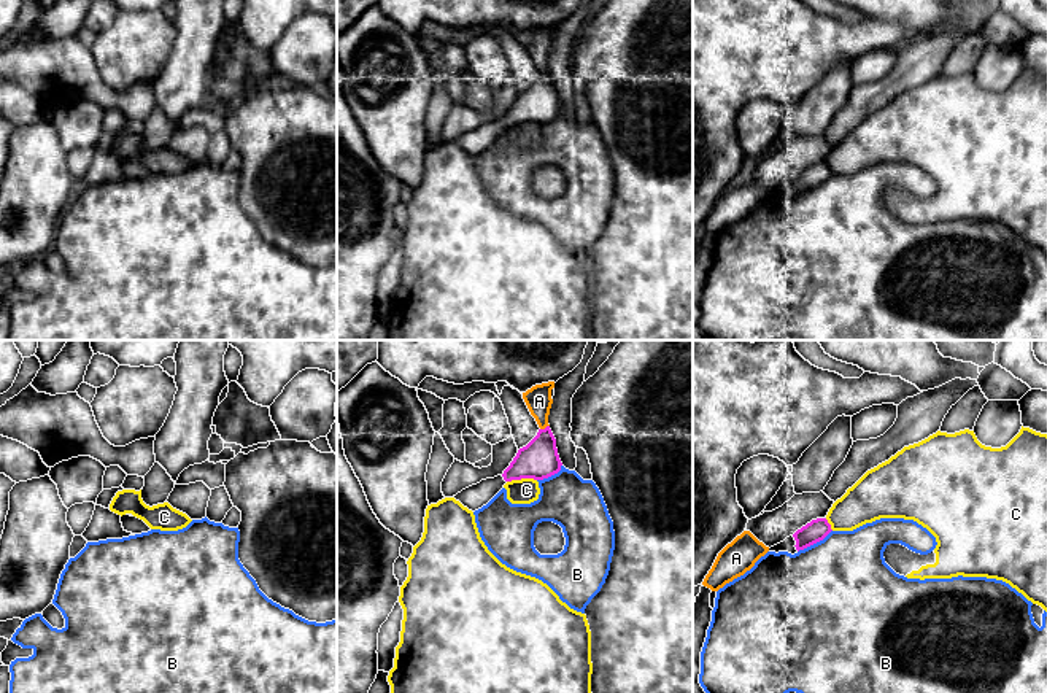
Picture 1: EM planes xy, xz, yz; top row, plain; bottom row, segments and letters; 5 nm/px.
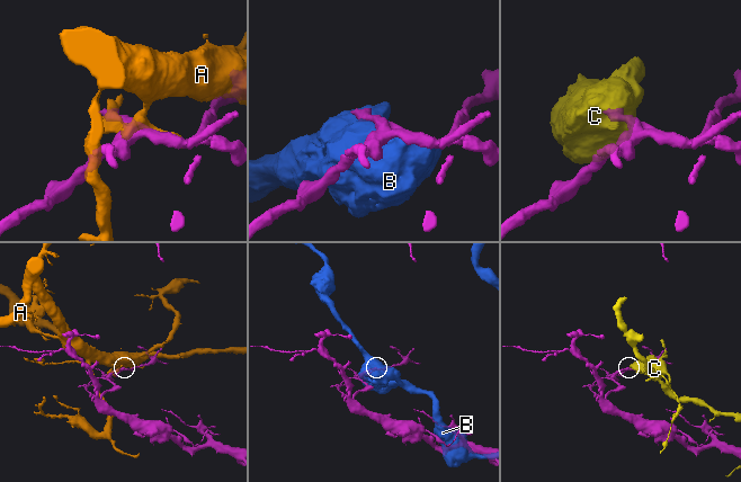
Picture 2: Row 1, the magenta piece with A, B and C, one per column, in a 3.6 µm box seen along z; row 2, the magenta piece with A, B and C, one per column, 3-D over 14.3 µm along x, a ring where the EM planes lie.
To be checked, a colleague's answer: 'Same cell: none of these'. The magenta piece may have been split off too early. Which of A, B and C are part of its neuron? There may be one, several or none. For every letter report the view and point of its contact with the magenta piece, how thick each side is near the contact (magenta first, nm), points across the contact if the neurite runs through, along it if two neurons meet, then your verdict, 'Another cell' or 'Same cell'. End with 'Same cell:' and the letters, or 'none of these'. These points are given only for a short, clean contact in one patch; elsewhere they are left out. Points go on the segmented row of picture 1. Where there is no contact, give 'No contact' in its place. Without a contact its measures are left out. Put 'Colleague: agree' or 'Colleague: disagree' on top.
Colleague: agree
A: Touches magenta at xz (545, 428). Thickness 200 nm (magenta) against 130 nm. Another cell
B: Touches magenta at yz (814, 542). Thickness 110 nm (magenta) against 480 nm. Another cell
C: Touches magenta at xz (521, 477). Thickness 200 nm (magenta) against 130 nm. Boundary: xz (536, 479), (512, 479), (507, 482). Another cell
Same cell: none of these

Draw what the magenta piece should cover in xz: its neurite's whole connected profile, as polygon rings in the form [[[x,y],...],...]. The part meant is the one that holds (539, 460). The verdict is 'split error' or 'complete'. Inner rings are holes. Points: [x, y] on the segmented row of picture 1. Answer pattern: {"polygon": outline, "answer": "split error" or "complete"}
{"polygon": [[[547,426],[545,429],[539,429],[537,436],[518,450],[502,477],[505,482],[521,478],[543,480],[558,474],[561,466],[556,439],[550,426]]], "answer": "complete"}

